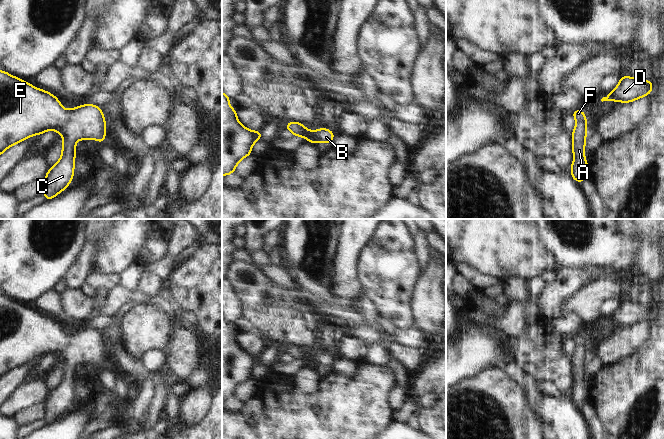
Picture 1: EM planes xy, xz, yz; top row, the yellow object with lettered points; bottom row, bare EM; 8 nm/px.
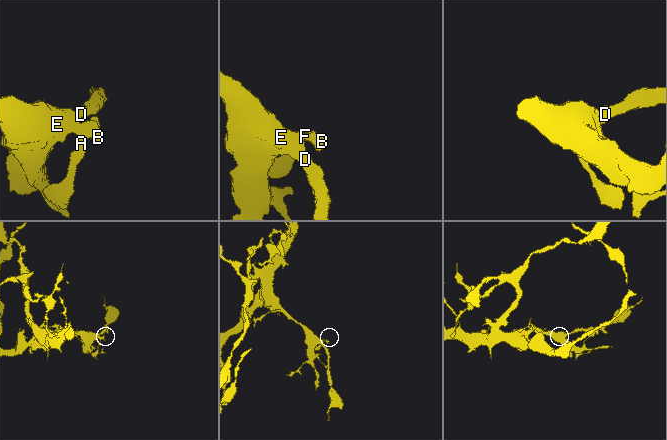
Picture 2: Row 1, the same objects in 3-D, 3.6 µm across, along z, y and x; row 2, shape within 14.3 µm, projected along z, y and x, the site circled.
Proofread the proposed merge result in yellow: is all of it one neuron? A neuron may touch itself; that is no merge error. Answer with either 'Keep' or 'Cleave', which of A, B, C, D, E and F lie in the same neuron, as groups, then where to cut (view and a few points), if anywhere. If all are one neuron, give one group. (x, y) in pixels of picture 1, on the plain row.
Keep. Groups: A B C D E F. No split

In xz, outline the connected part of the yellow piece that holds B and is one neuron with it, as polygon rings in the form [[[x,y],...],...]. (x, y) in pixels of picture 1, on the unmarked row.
[[[289,346],[285,351],[295,360],[306,362],[309,367],[327,366],[332,367],[335,357],[326,351],[311,356],[303,350],[303,347]]]

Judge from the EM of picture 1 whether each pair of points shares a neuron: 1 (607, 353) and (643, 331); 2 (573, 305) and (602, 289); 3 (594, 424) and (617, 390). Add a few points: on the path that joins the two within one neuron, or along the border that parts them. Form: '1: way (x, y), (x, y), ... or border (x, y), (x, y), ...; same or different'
1: way (616, 347), (634, 336); same
2: way (580, 304), (585, 303), (595, 293); same
3: border (588, 399), (604, 428); different

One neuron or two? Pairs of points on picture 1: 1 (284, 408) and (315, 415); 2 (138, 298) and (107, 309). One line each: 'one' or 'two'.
1: one
2: one

